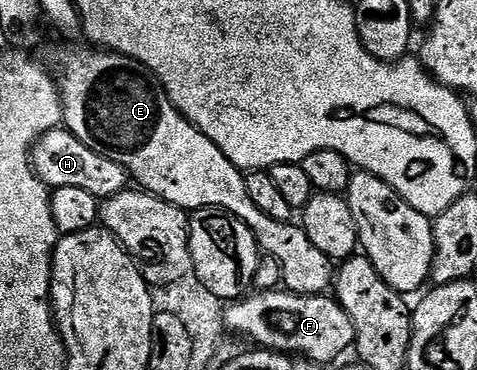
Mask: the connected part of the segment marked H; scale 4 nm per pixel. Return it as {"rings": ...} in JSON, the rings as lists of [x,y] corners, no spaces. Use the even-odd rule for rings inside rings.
{"rings":[[[65,127],[45,133],[34,144],[32,160],[38,178],[49,185],[51,190],[60,187],[81,187],[83,191],[88,191],[99,199],[105,199],[125,192],[132,181],[130,174],[124,167],[120,167],[120,163],[108,159],[105,153],[92,151],[92,147],[80,143],[80,139],[76,139],[76,135]]]}

